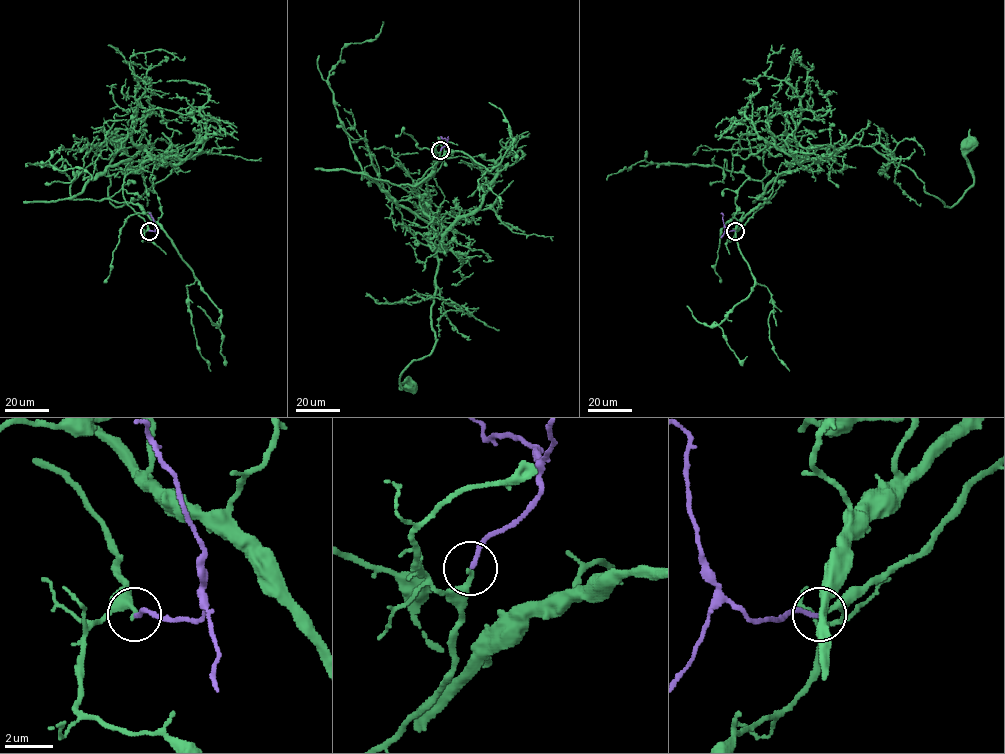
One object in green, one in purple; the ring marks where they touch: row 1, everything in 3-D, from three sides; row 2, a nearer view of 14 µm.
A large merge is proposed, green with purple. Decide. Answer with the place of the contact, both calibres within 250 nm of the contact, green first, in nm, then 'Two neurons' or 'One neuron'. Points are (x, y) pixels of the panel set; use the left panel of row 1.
Place: (149, 231). Thickness 240 nm (green) against 180 nm. One neuron

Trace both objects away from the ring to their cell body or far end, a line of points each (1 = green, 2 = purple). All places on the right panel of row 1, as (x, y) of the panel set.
1: (735, 230), (780, 174), (855, 146), (908, 167), (952, 207), (973, 183), (969, 144)
2: (735, 230), (726, 228), (721, 213)

